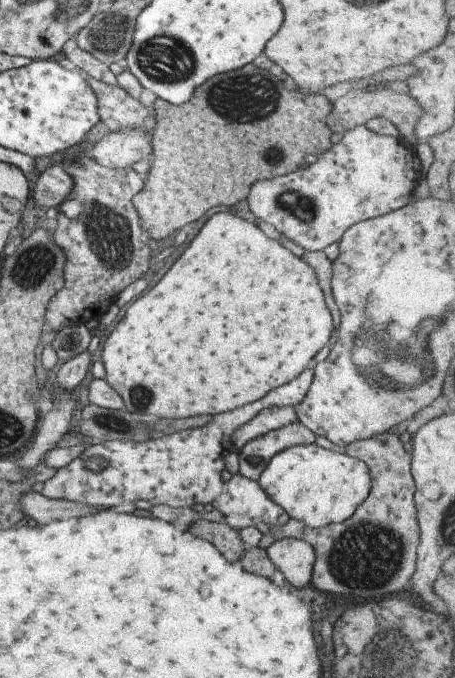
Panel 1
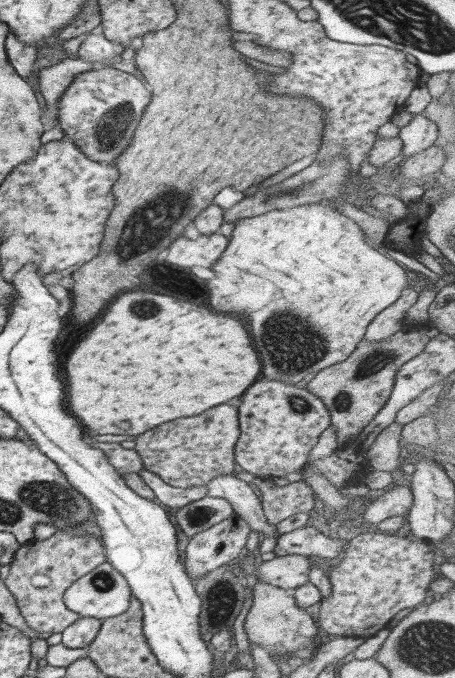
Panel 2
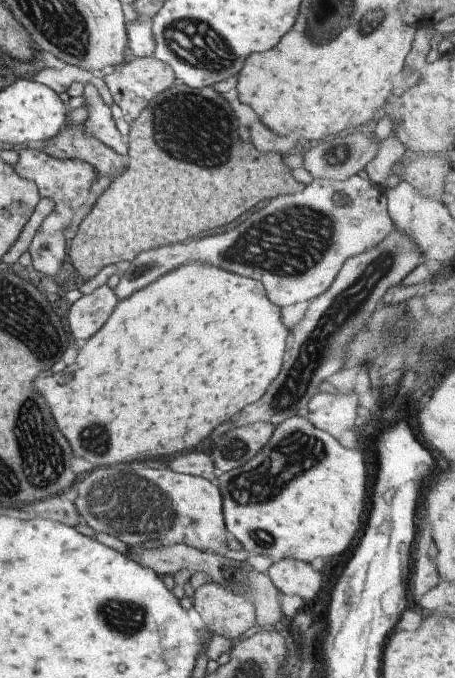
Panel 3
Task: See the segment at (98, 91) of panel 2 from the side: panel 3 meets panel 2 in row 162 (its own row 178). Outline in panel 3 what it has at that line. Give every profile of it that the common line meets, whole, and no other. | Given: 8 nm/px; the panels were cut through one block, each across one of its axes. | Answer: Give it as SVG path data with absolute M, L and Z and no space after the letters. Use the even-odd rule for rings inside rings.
M82 125L77 127L62 128L60 132L52 137L44 146L40 147L46 154L57 159L80 159L90 163L97 170L101 187L95 189L95 200L97 196L114 179L112 168L122 169L120 174L126 172L127 168L120 161L120 156L110 147L91 136Z

